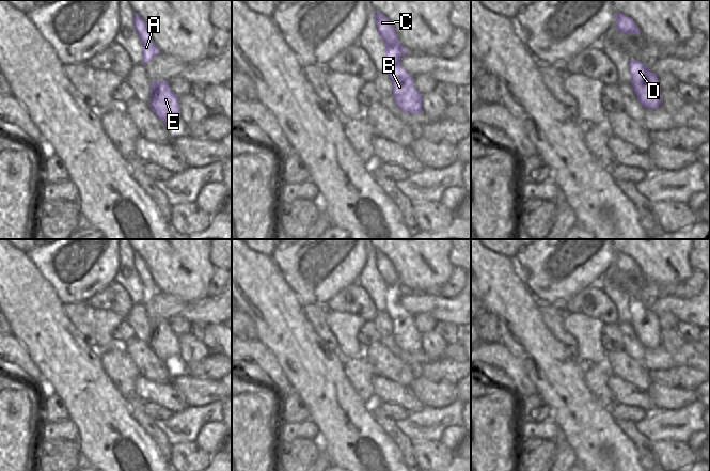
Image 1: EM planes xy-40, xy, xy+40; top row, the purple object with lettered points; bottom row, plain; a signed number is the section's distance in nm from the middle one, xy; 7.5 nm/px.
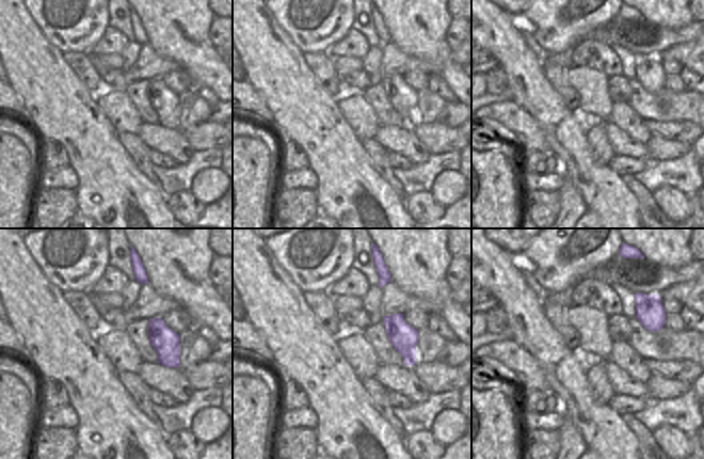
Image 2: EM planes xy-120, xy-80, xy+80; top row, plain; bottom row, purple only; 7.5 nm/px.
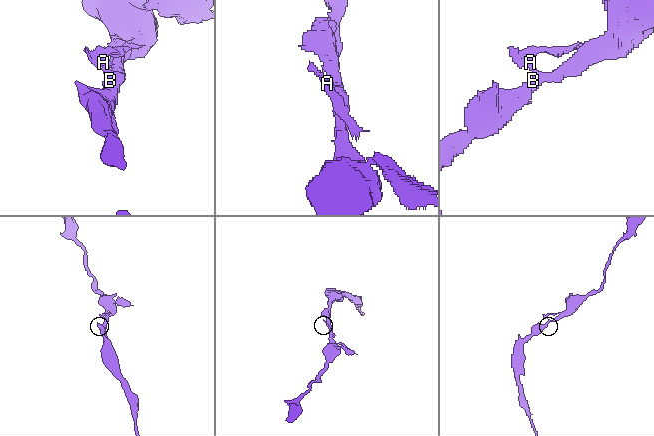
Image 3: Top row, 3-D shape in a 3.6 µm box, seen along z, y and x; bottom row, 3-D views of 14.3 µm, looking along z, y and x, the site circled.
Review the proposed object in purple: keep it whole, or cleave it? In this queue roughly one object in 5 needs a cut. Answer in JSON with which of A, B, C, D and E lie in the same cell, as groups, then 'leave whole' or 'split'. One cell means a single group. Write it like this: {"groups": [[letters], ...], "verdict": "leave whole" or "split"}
{"groups": [["A", "B", "C", "D", "E"]], "verdict": "leave whole"}

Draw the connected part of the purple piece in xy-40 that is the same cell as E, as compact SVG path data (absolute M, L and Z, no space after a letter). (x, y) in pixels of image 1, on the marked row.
M151 81L151 101L148 104L153 113L169 128L178 124L178 97L170 89L168 81Z

